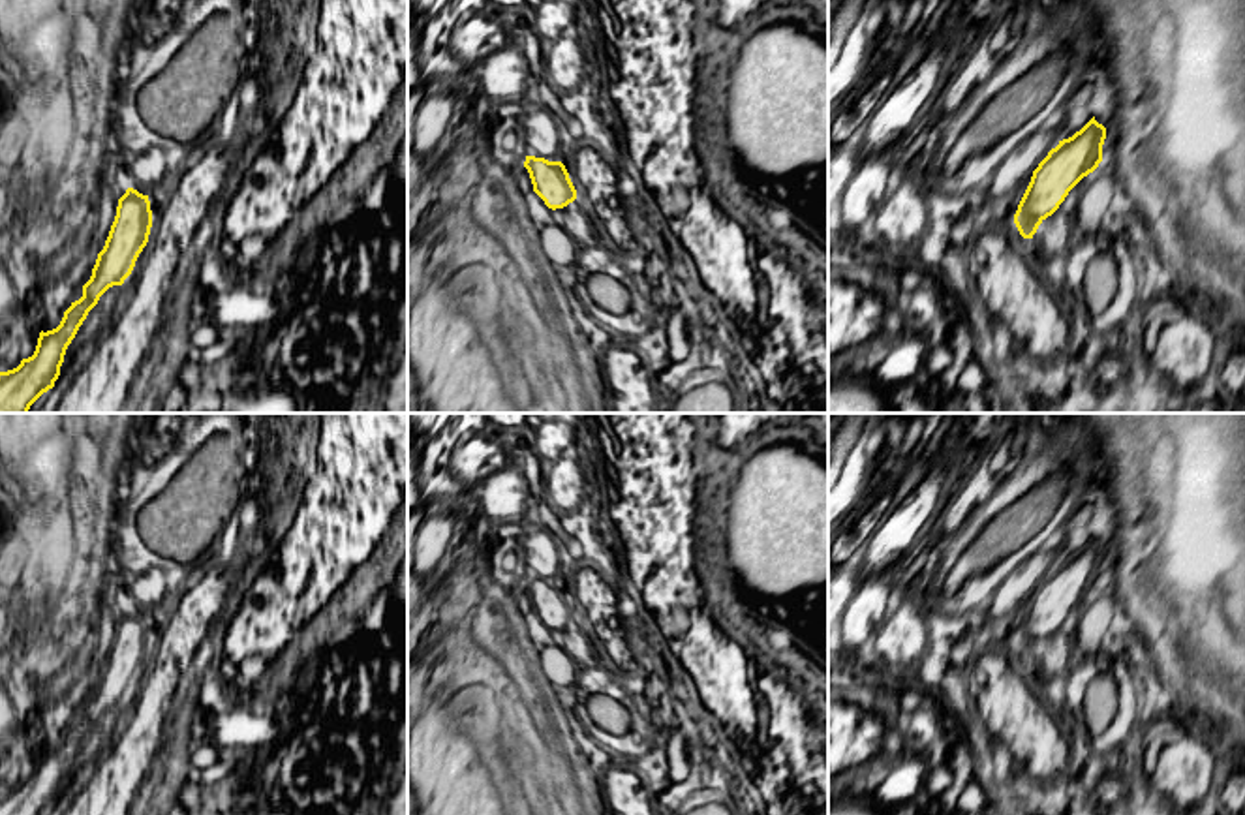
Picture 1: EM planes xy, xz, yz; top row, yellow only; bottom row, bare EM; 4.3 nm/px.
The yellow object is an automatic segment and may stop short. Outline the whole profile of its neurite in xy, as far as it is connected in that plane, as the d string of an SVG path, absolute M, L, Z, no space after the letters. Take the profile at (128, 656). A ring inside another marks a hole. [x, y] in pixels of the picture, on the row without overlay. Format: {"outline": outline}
{"outline": "M128 608L118 620L116 637L103 670L98 674L90 700L83 706L83 717L64 732L60 746L39 753L32 777L23 779L13 791L0 792L0 815L43 815L54 807L60 787L71 761L113 706L122 706L148 663L152 631L148 616Z"}

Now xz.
{"outline": "M526 577L524 588L530 593L533 612L545 622L548 629L563 629L576 620L576 610L561 582Z"}

